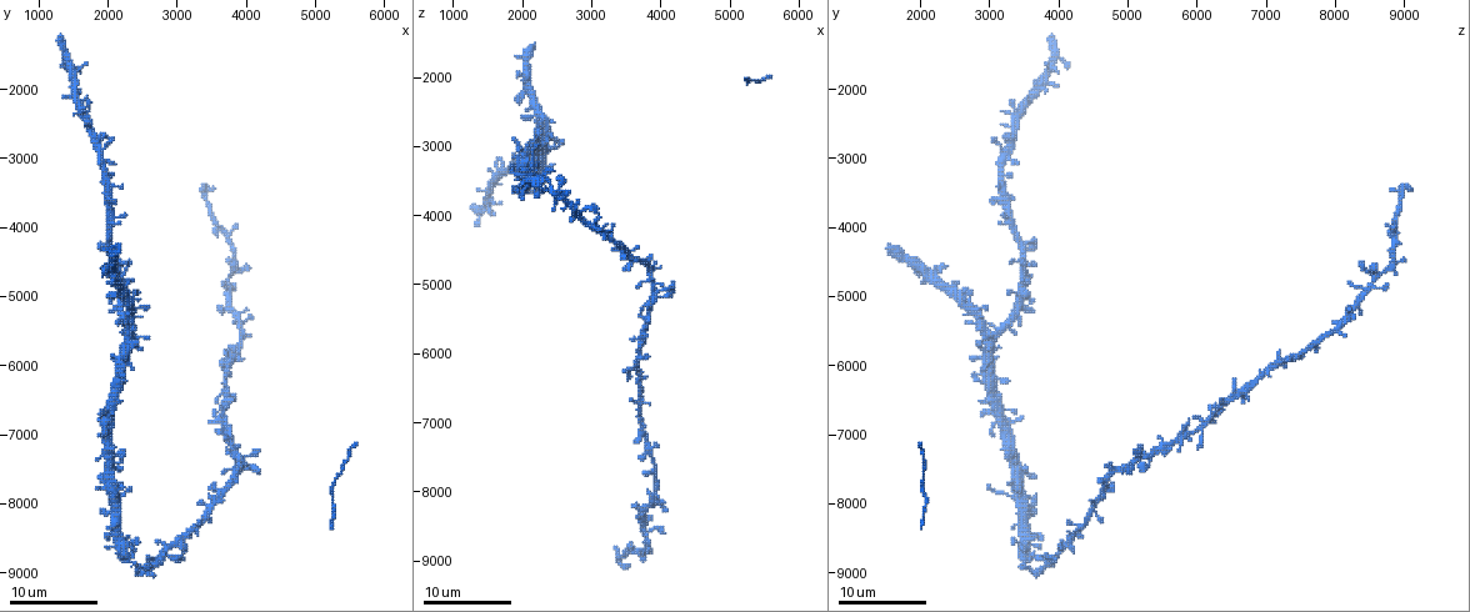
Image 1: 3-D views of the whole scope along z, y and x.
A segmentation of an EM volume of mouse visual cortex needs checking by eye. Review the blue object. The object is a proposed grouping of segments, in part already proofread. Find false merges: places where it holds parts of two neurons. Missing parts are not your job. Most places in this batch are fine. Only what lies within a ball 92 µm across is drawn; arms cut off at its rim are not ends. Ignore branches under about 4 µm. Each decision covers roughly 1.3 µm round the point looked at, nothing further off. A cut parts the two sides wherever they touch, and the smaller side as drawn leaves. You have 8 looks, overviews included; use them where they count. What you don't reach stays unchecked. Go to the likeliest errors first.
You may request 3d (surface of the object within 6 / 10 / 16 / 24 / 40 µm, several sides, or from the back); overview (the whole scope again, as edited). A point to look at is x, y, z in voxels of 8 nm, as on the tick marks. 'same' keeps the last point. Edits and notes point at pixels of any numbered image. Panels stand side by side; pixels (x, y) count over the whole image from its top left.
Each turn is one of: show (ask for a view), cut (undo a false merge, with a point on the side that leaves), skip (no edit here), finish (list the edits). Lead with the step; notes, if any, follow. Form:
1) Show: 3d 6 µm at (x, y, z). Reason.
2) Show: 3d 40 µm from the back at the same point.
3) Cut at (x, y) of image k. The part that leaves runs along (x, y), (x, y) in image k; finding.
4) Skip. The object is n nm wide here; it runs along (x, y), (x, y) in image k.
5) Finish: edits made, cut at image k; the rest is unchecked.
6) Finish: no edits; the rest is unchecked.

Show: 3d 10 µm at (3700, 6950, 6050).

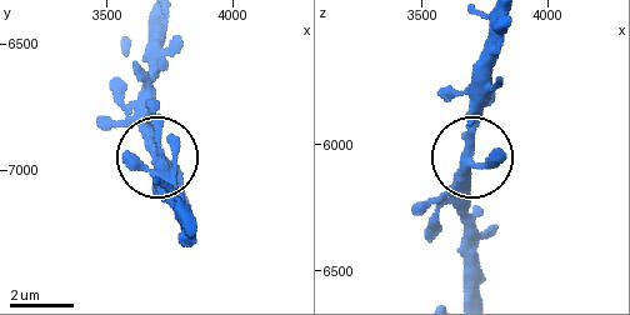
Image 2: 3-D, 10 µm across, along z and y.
Show: 3d 10 µm from the back at (3670, 6910, 6070).

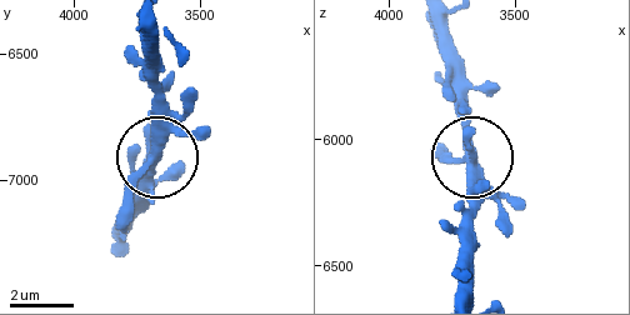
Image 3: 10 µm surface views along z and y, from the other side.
Skip. It runs along (114, 243), (151, 159), (124, 224) in image 3; one neuron here.

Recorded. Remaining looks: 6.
Show: 3d 16 µm at (2200, 4950, 2400). A narrow waist.

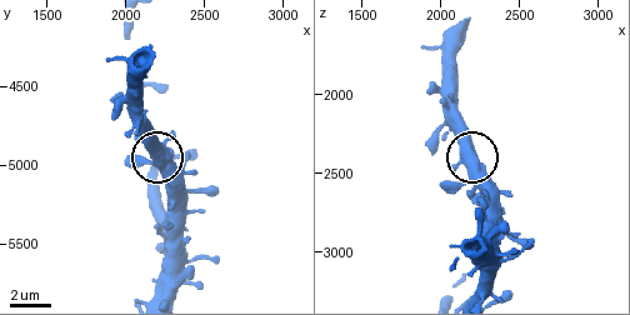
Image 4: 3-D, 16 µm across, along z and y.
Show: 3d 6 µm at (2220, 4940, 2420).

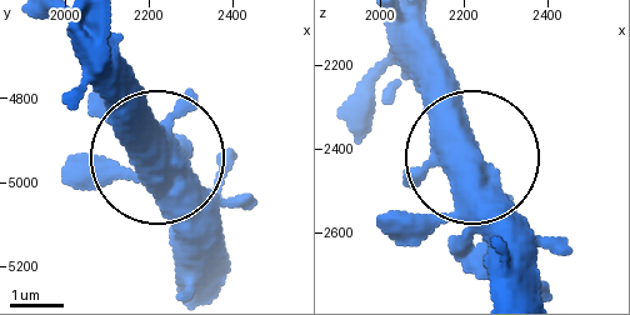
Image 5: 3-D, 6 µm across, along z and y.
Skip. Continuous, no second neuron.

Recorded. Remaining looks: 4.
Show: 3d 10 µm at (3300, 8350, 4300). Looks like a crossing.

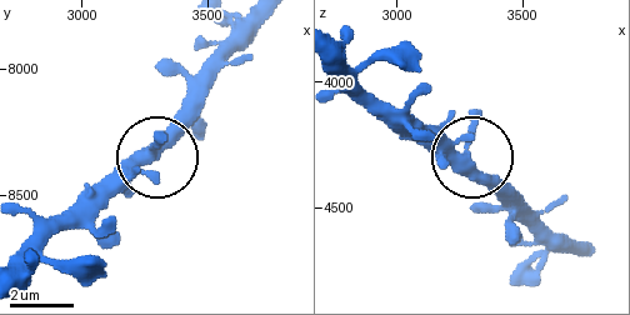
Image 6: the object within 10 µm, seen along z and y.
Skip. 4 arms meet here; continuous, no second neuron.

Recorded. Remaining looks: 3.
Show: 3d 6 µm at (3750, 4800, 8500). Sudden change in width.

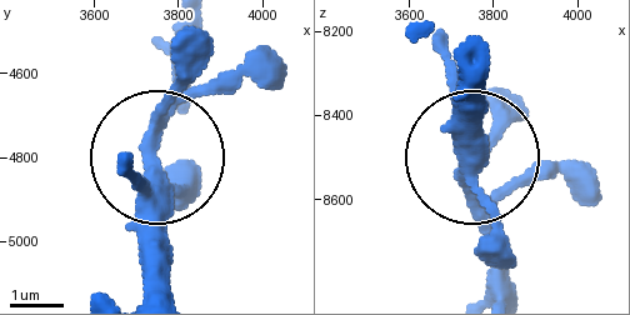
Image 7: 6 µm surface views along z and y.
Show: 3d 6 µm from the back at (3735, 4825, 8520).

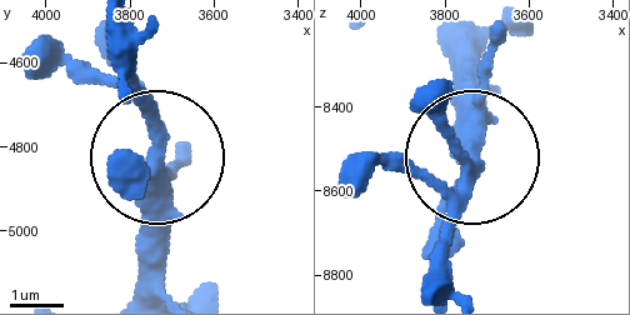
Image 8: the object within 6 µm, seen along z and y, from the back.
Skip. 5 arms meet here; all the same neuron.

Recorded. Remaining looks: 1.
Finish: no edits; the rest is unchecked.

